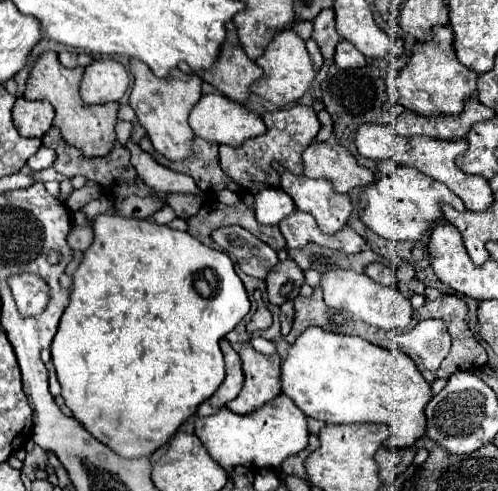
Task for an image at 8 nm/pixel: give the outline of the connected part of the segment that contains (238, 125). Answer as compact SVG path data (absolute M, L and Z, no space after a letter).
M204 94L198 100L198 104L192 108L188 122L190 122L190 126L194 126L196 136L216 142L216 144L228 144L228 146L240 146L244 140L266 132L266 126L256 112L252 112L250 108L246 108L222 94Z

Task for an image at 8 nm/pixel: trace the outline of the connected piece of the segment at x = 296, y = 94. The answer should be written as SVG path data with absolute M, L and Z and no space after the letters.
M282 30L278 32L270 46L264 50L264 54L256 60L256 64L262 68L264 76L252 84L252 92L272 104L276 104L278 108L284 108L286 104L292 104L296 100L302 98L302 94L306 94L316 78L316 72L312 68L312 60L310 54L306 50L304 40L294 34L292 30Z

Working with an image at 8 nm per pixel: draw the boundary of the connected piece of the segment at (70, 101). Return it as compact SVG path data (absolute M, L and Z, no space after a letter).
M48 50L44 52L40 58L36 58L30 76L26 80L26 90L24 90L24 98L26 100L38 100L38 98L46 98L54 110L54 126L60 128L62 136L66 142L70 142L72 146L76 146L78 150L82 150L88 158L94 156L104 156L106 152L112 150L114 144L114 124L116 120L116 112L118 112L118 104L106 104L106 106L88 106L82 102L80 94L78 94L78 86L80 86L80 78L84 74L82 66L76 68L66 68L58 62L58 54Z

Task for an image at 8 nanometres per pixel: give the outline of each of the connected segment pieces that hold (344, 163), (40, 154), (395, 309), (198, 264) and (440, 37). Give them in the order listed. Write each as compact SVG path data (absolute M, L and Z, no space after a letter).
M334 138L328 142L312 142L304 154L304 174L308 178L330 180L334 192L346 194L354 188L364 188L374 182L374 174L360 166L350 152L340 146Z
M42 146L34 156L30 156L28 168L30 168L32 172L40 172L40 170L50 168L50 166L54 164L54 160L56 160L56 152L50 150L50 148L46 148L46 146Z
M334 268L322 274L320 288L324 292L324 302L330 308L348 310L354 318L364 320L366 324L372 324L376 328L384 330L404 330L412 320L412 306L410 300L394 286L384 286L368 278L366 274L358 274L354 270L346 268Z
M96 216L94 220L94 244L84 252L84 260L74 272L74 284L72 284L72 300L68 308L64 310L60 318L58 332L52 340L52 362L58 374L58 380L62 384L62 398L64 404L72 410L74 418L82 422L82 426L92 434L100 436L98 440L106 444L110 450L114 450L122 458L140 458L140 456L150 456L158 448L162 448L170 436L180 428L182 422L186 422L198 406L208 400L216 388L224 380L224 358L220 352L220 338L224 338L230 330L236 328L236 324L248 314L250 310L250 300L246 296L244 284L234 272L232 260L216 248L204 246L200 240L192 238L188 232L178 232L170 230L168 226L160 226L150 220L134 220L134 218L124 218L124 216Z
M434 26L432 40L416 42L408 64L398 74L388 74L388 96L416 114L460 114L462 102L476 94L478 74L466 70L454 54L452 30L448 26Z

